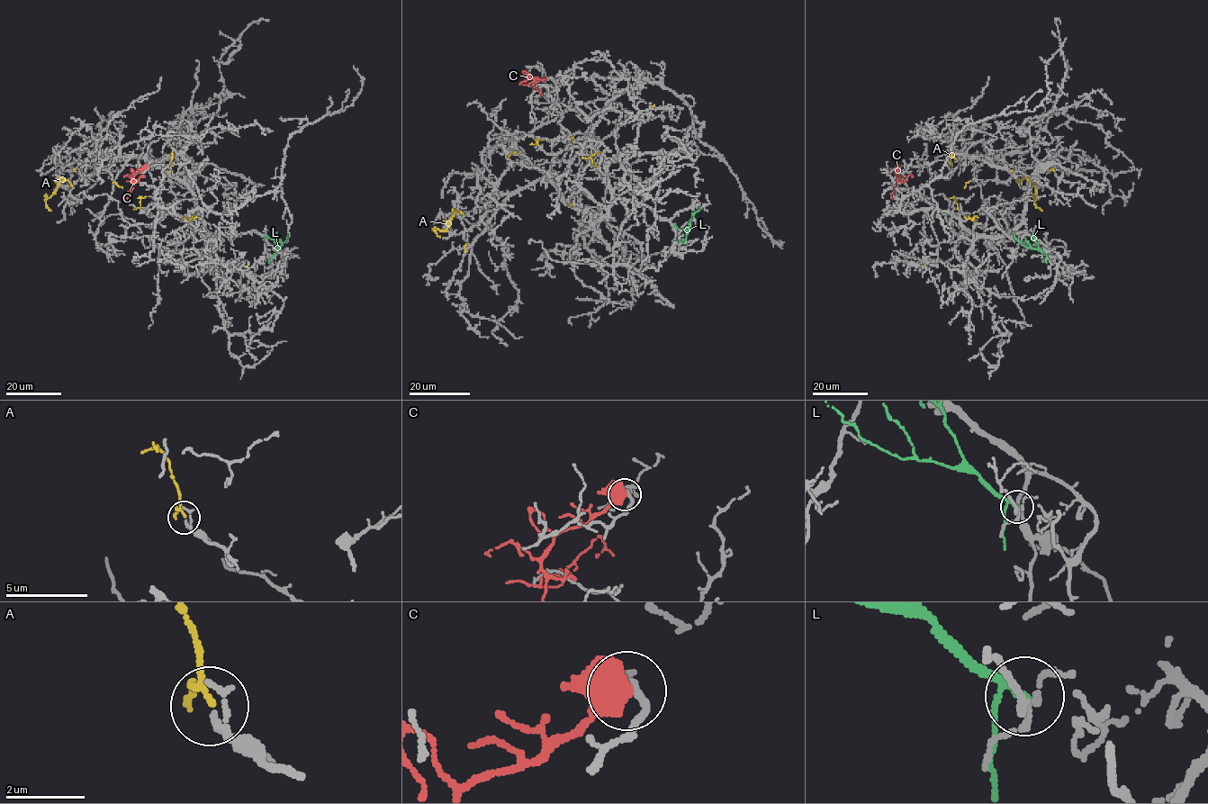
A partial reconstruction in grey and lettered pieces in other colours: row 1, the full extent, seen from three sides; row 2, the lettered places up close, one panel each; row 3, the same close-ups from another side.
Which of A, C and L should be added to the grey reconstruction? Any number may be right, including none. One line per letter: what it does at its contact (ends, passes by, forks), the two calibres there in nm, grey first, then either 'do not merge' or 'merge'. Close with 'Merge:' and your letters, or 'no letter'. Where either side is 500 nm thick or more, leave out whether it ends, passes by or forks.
A: it passes by; 140 nm thick on the grey side, 120 nm on the other; do not merge
C: 180 nm thick on the grey side, 550 nm on the other; do not merge
L: it passes by; 130 nm thick on the grey side, 140 nm on the other; do not merge
Merge: no letter

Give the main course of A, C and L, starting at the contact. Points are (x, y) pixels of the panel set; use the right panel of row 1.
A: (959, 209), (1021, 187), (1011, 171)
C: (897, 167), (896, 181), (903, 181), (909, 174), (912, 177)
L: (1048, 256), (1023, 246), (1014, 234)

